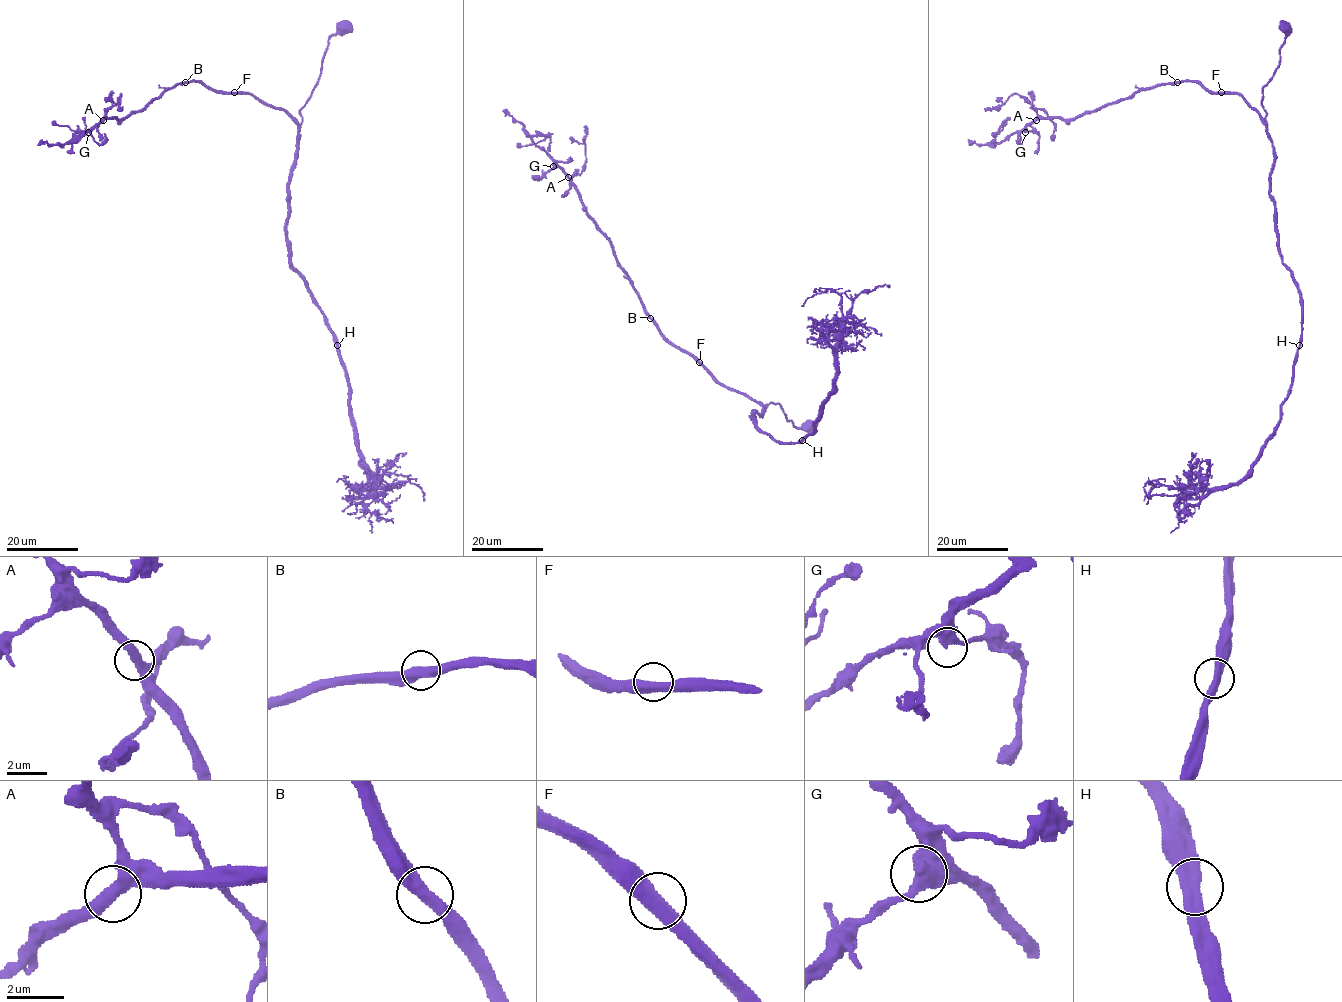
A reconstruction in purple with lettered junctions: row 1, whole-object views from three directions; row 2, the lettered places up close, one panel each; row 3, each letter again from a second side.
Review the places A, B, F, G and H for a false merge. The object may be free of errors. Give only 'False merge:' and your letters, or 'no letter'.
False merge: no letter

